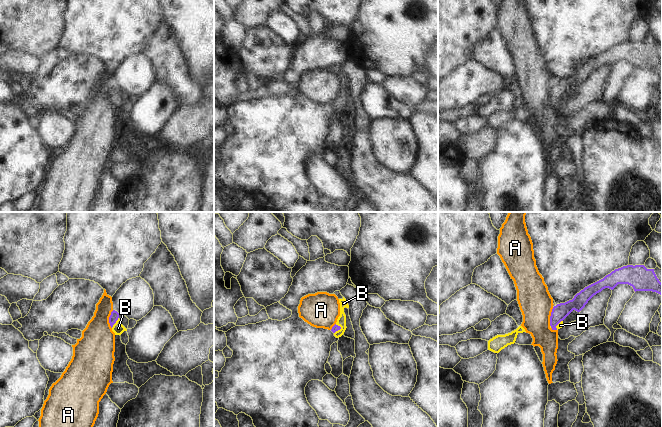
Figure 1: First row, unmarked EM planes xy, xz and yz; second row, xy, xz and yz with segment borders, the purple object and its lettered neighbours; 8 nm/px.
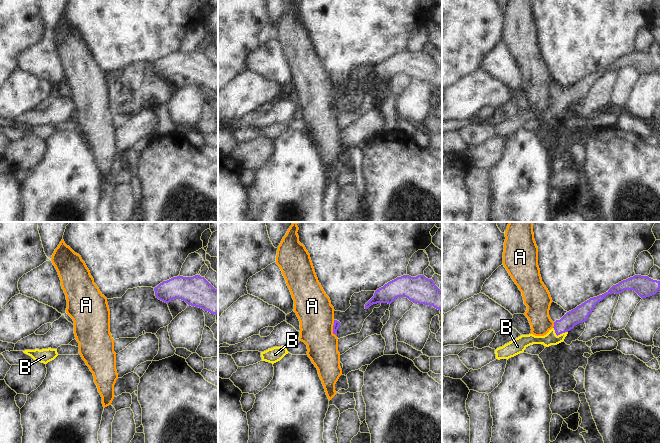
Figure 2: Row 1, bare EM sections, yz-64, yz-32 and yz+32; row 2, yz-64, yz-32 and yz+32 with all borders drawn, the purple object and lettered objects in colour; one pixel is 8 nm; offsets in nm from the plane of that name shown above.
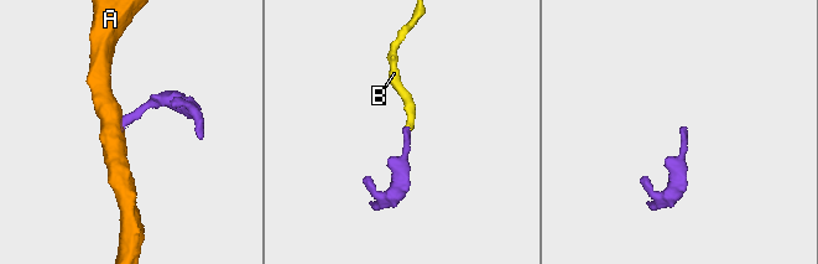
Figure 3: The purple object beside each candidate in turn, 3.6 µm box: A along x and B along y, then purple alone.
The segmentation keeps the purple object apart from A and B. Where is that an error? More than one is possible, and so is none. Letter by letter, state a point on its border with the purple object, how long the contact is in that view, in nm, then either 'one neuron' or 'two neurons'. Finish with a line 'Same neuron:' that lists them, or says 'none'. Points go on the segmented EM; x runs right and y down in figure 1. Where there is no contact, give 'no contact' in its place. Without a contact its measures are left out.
A: meets purple in yz at (550, 316); contact 160 nm long; two neurons
B: meets purple in xy at (115, 322); contact 110 nm long; one neuron
Same neuron: B

